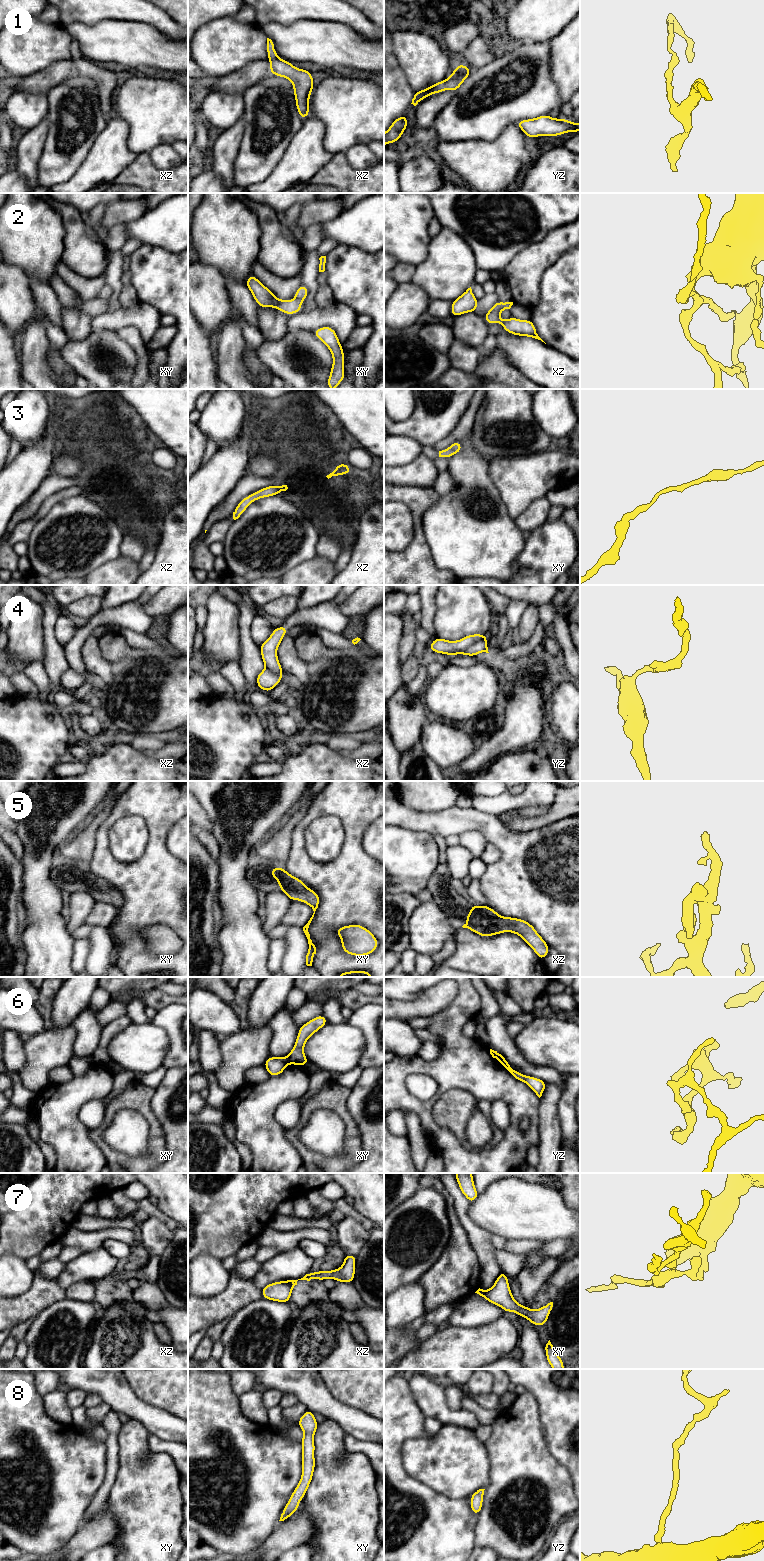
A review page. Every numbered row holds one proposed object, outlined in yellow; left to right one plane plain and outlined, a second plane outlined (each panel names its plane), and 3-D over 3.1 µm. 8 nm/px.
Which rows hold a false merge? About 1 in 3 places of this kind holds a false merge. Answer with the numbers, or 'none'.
2, 4, 6

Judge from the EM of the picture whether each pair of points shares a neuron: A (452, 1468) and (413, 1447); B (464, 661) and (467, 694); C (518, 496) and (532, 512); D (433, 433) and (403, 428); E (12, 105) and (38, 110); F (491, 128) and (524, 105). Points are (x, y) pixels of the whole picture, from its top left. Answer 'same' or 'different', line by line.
A: same
B: different
C: different
D: same
E: same
F: same

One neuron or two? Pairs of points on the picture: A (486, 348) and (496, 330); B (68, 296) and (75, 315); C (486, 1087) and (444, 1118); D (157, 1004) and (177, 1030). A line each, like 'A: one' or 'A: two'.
A: one
B: two
C: two
D: two

